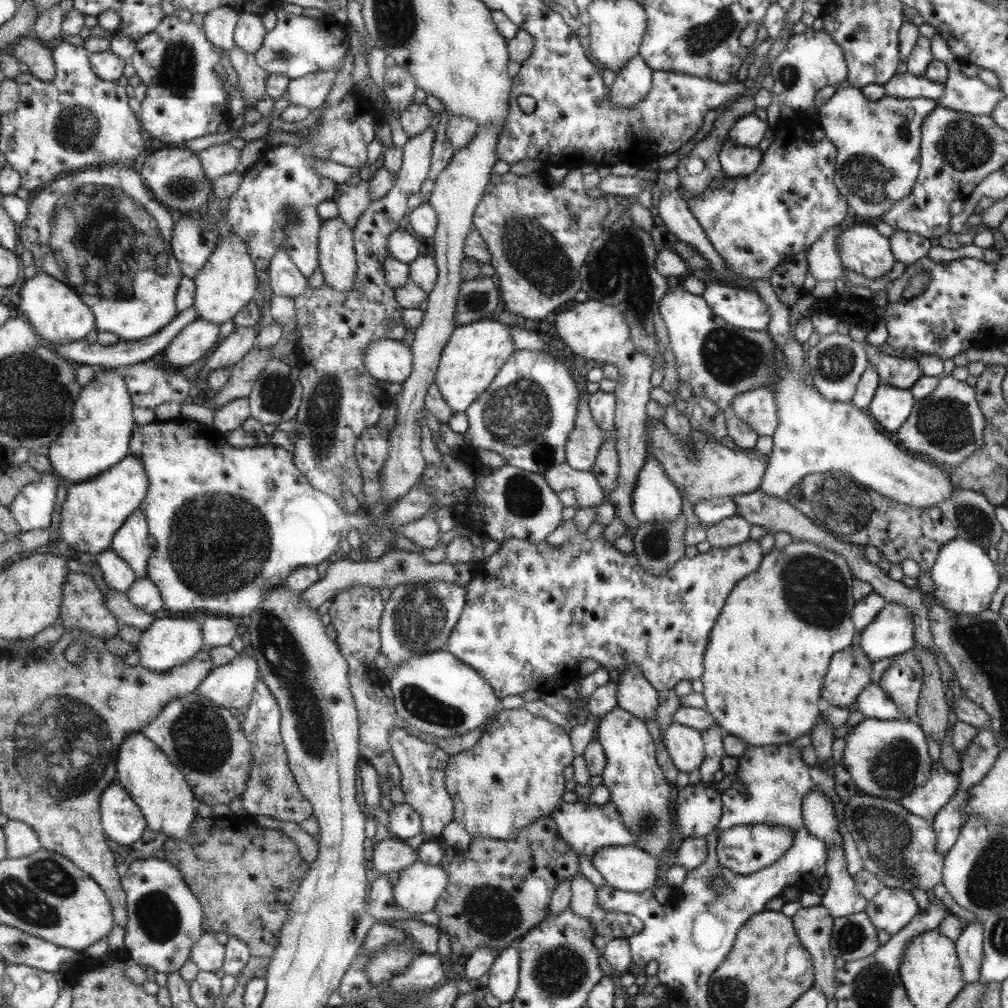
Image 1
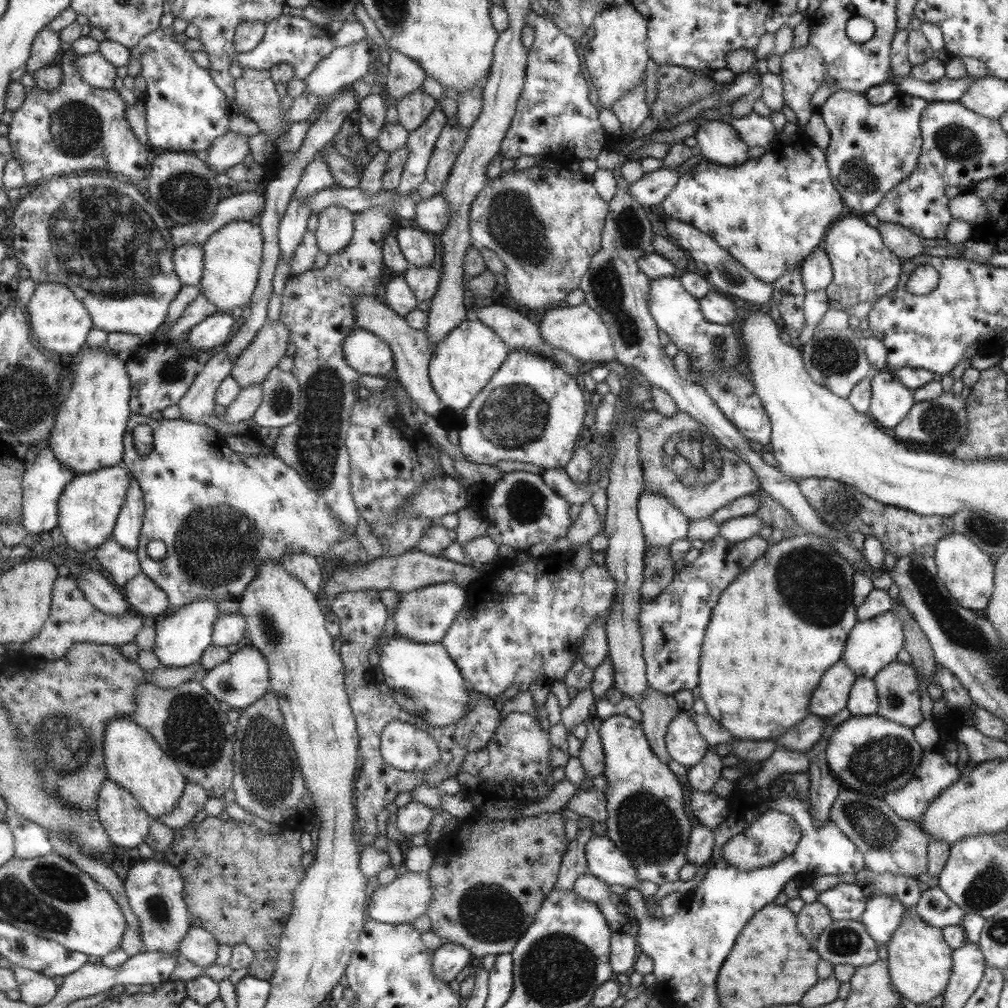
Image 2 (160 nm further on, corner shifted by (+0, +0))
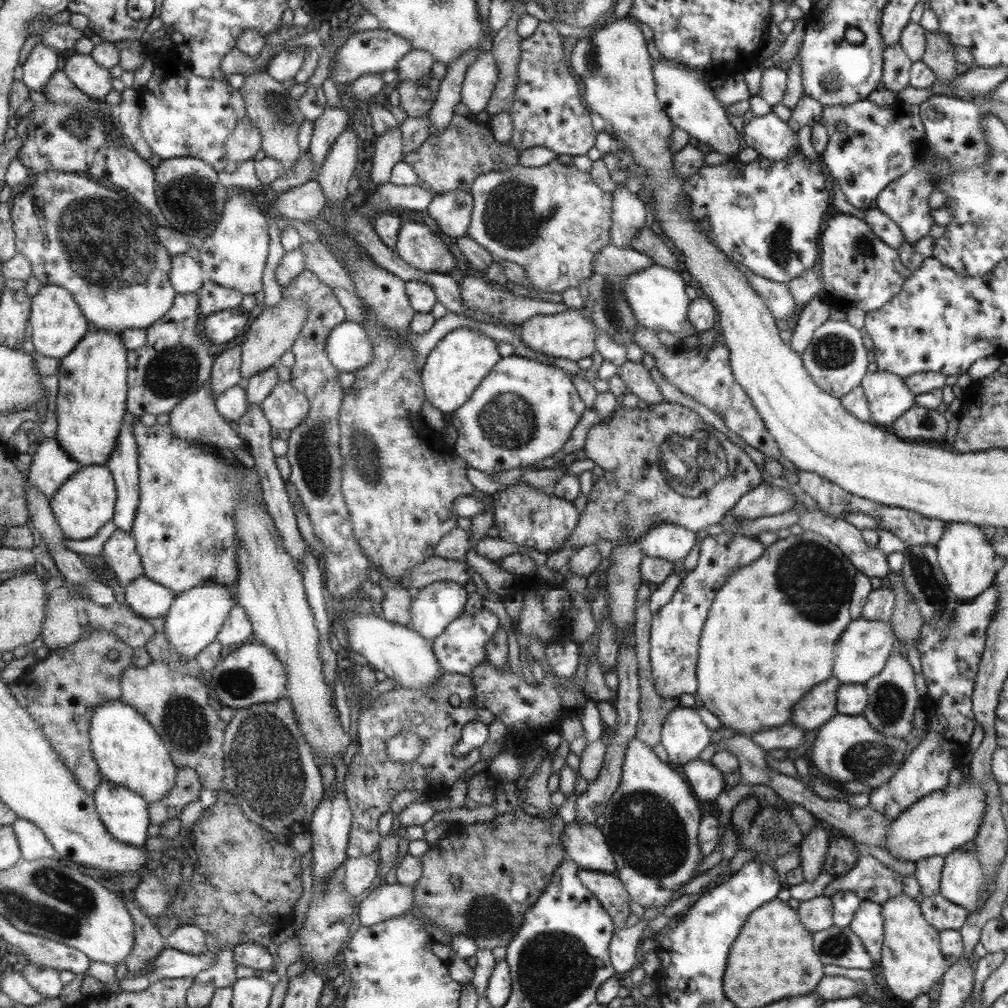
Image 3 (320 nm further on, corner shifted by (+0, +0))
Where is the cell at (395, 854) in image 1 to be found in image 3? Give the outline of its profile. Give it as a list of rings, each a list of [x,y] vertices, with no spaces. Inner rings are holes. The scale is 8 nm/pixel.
[[[371,856],[348,857],[344,865],[344,889],[350,896],[359,896],[376,885],[380,865]]]

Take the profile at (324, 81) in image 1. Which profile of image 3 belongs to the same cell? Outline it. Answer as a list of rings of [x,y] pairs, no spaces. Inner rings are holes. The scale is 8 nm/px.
[[[379,28],[355,33],[349,36],[346,43],[335,54],[335,76],[331,77],[331,79],[333,82],[351,84],[367,73],[383,73],[387,72],[387,70],[396,70],[400,60],[413,49],[414,46],[408,38],[387,29]]]

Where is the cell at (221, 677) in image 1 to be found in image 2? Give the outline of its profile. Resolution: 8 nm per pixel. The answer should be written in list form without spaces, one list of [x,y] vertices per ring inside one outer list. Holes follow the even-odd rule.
[[[241,646],[225,664],[221,664],[211,671],[206,671],[206,676],[201,681],[201,684],[219,701],[240,711],[249,708],[255,702],[261,701],[265,695],[272,691],[269,666],[269,662],[267,662],[265,656],[259,650],[254,647]]]

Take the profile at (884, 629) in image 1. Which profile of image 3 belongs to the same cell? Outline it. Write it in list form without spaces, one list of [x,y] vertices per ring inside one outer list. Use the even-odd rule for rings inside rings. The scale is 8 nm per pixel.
[[[859,617],[849,622],[844,632],[840,634],[834,650],[834,664],[832,667],[832,677],[835,677],[839,684],[865,685],[877,674],[888,662],[892,654],[895,633],[891,629],[890,623],[879,620],[864,619]]]

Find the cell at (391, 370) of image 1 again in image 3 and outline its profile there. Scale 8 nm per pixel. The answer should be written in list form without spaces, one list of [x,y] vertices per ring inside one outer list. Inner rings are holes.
[[[346,321],[336,326],[328,338],[328,357],[340,372],[356,373],[371,362],[373,345],[365,326]]]

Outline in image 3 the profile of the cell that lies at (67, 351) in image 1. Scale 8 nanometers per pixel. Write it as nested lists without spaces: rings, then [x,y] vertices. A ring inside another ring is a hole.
[[[210,280],[201,288],[200,316],[207,318],[215,312],[238,308],[243,298],[245,296],[240,290],[230,289]]]

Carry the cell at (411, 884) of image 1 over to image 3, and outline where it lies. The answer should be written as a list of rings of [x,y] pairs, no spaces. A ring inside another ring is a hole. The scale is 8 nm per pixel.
[[[405,884],[375,885],[374,890],[359,904],[361,926],[373,926],[399,917],[414,904],[415,886]]]

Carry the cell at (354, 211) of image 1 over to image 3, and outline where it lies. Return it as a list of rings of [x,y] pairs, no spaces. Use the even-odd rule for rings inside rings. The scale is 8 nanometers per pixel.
[[[401,127],[377,136],[371,179],[377,187],[389,183],[393,166],[404,160],[405,139]]]

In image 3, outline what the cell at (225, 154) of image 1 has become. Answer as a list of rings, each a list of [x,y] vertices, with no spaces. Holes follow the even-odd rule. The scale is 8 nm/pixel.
[[[245,114],[226,142],[226,156],[238,163],[251,160],[262,149],[263,141],[261,129]]]

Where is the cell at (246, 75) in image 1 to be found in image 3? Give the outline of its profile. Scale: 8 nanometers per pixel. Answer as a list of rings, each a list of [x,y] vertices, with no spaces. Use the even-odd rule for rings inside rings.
[[[267,70],[247,75],[239,91],[245,100],[247,115],[261,129],[265,156],[276,158],[291,171],[304,152],[298,138],[300,128],[307,118],[299,108],[298,100],[291,98],[288,88],[276,81]]]

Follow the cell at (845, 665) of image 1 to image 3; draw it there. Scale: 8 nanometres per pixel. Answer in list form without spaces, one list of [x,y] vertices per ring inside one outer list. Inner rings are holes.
[[[830,677],[825,683],[816,685],[797,702],[793,708],[793,722],[801,731],[812,731],[820,729],[827,724],[837,714],[837,693],[840,688],[839,681],[835,677]]]

